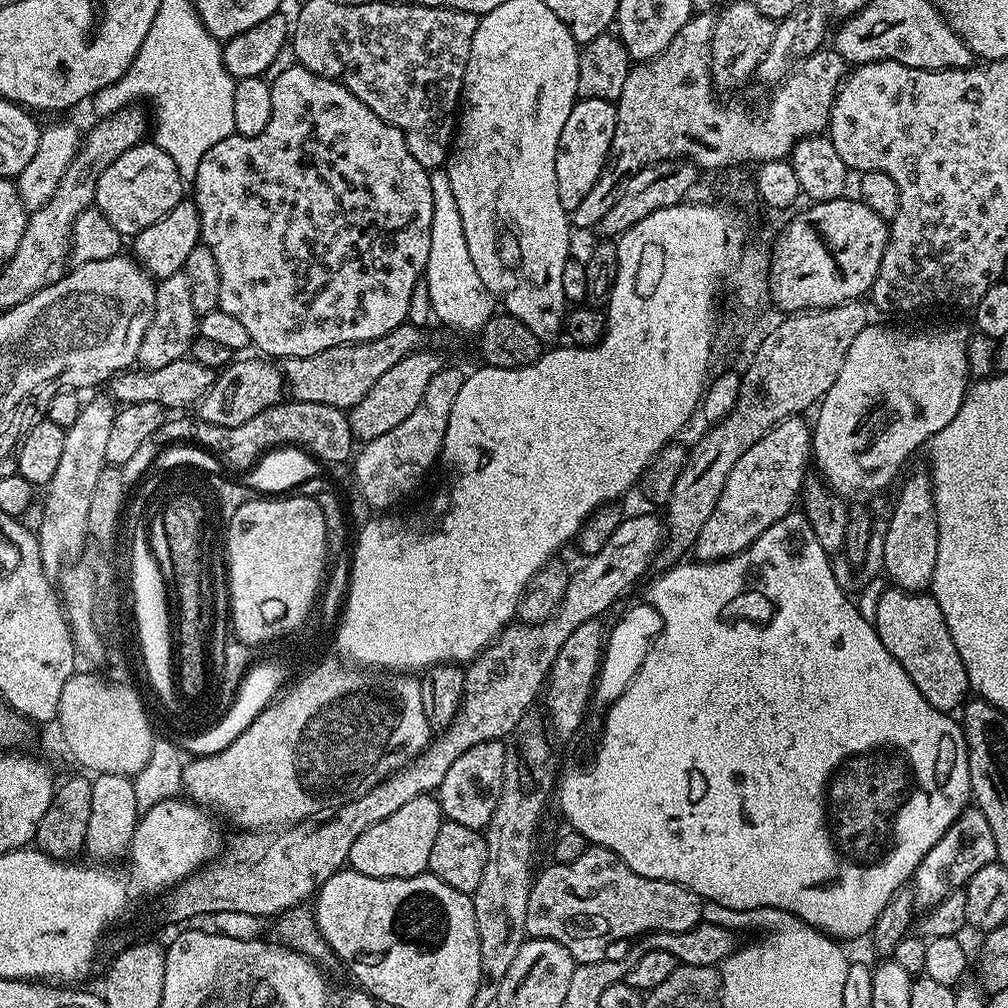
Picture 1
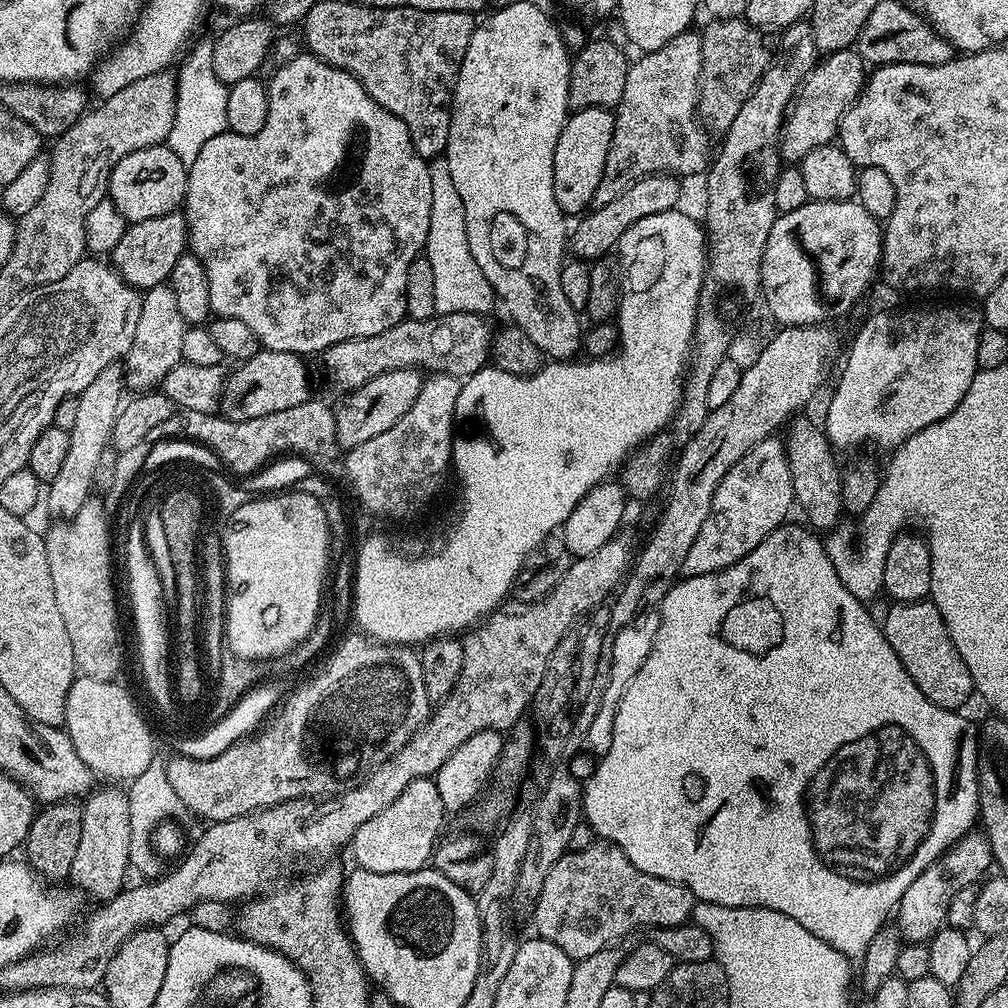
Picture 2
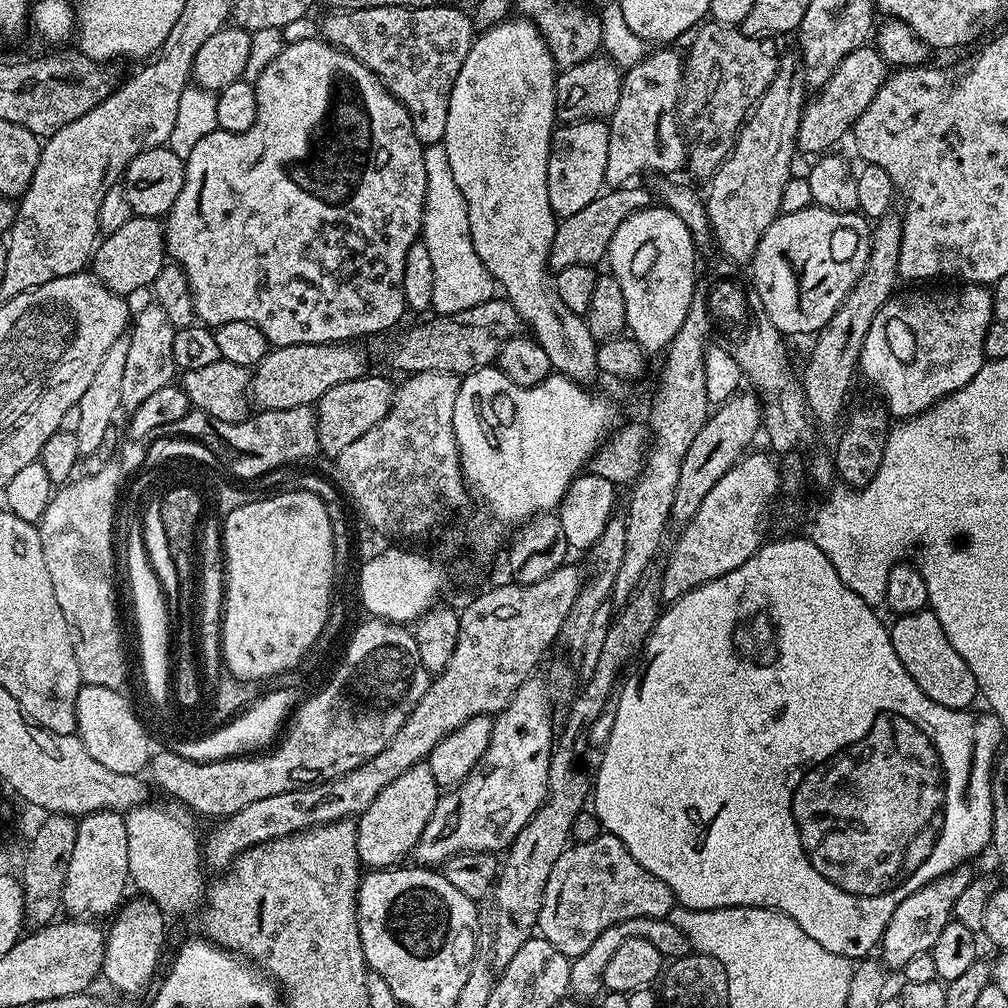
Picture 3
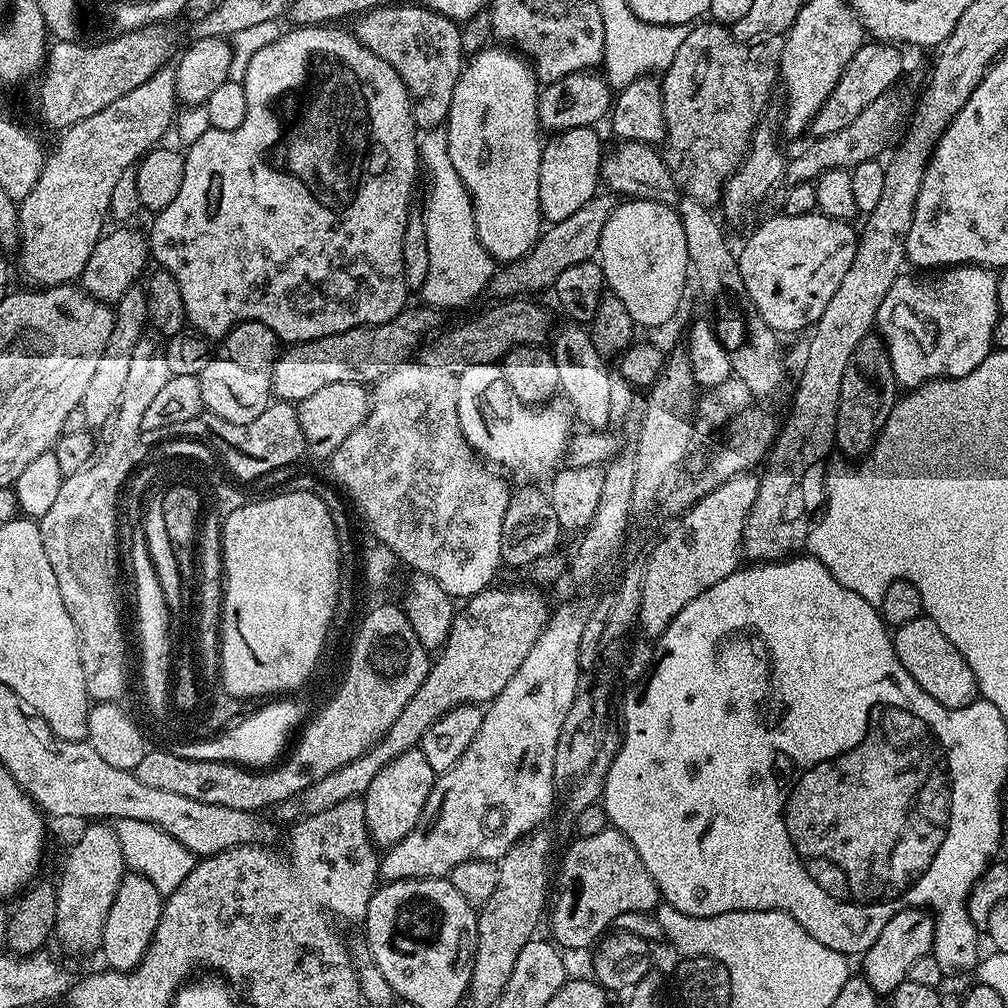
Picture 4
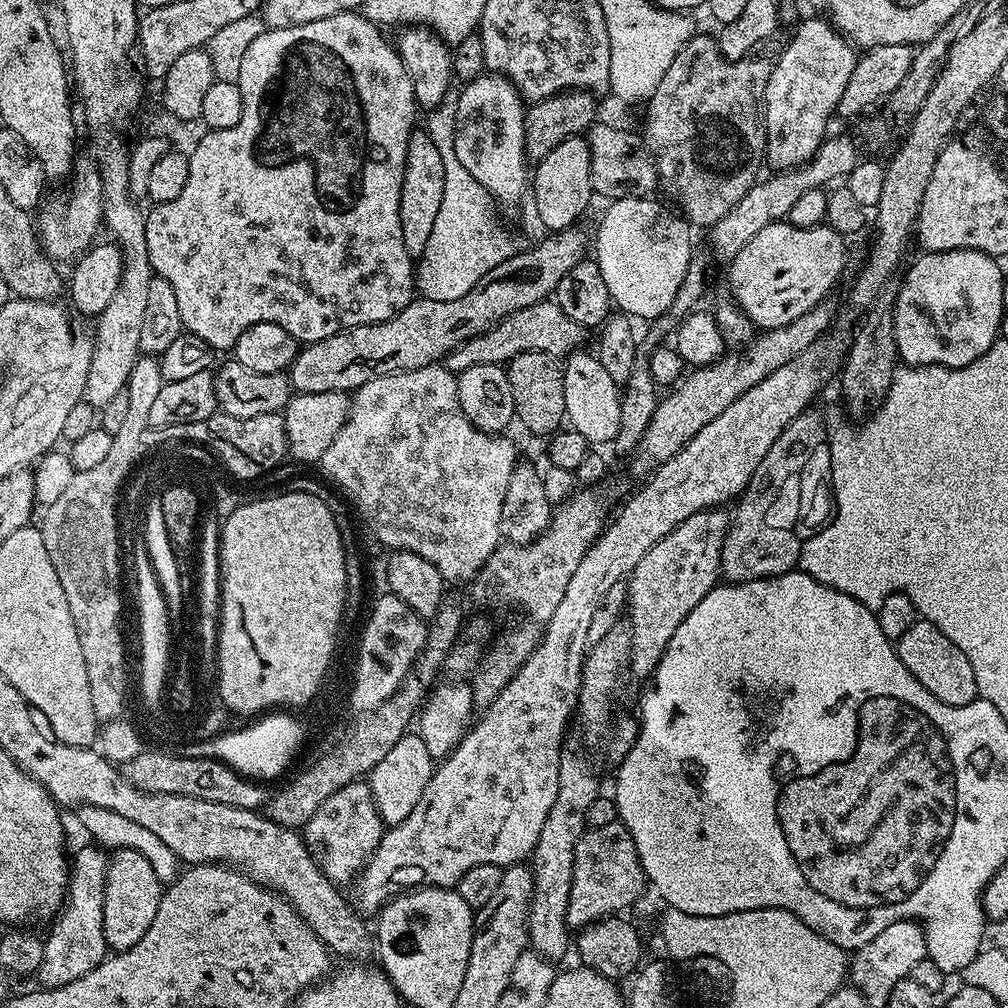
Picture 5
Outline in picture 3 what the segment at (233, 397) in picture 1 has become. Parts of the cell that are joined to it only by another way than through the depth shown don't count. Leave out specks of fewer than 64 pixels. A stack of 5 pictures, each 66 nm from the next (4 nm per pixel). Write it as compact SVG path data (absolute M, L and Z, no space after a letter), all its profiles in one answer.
M341 342L273 347L250 376L250 396L255 407L260 410L290 410L303 404L312 406L322 398L322 394L326 394L326 390L330 390L330 386L360 379L369 371L368 356L360 346L356 342Z

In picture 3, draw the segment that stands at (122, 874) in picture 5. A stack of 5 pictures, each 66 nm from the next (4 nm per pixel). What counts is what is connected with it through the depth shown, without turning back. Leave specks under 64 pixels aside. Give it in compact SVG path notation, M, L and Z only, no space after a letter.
M129 899L115 913L111 921L112 929L107 929L104 944L103 979L108 979L118 991L125 992L128 996L138 995L152 979L157 979L156 967L164 952L165 913L150 899L138 899L140 900Z

